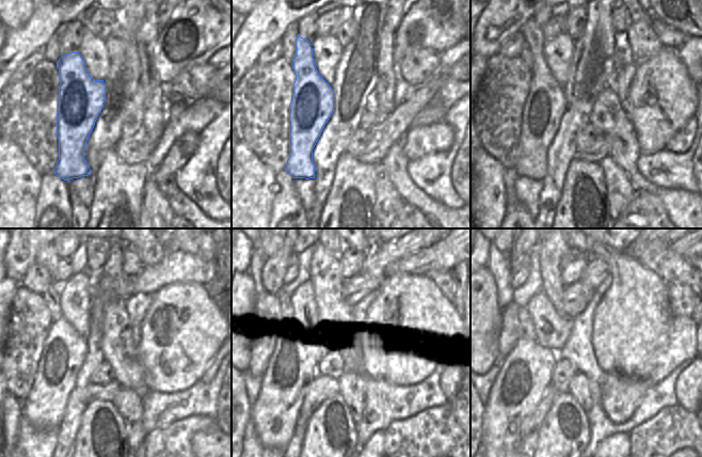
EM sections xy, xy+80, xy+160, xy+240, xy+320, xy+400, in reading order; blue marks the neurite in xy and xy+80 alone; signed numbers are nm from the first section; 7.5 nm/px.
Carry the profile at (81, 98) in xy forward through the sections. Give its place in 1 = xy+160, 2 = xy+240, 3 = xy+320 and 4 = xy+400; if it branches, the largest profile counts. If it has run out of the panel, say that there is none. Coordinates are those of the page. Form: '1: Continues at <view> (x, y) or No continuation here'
1: Continues at xy+160 (545, 105)
2: Continues at xy+240 (64, 350)
3: Continues at xy+320 (293, 365)
4: Continues at xy+400 (525, 375)

